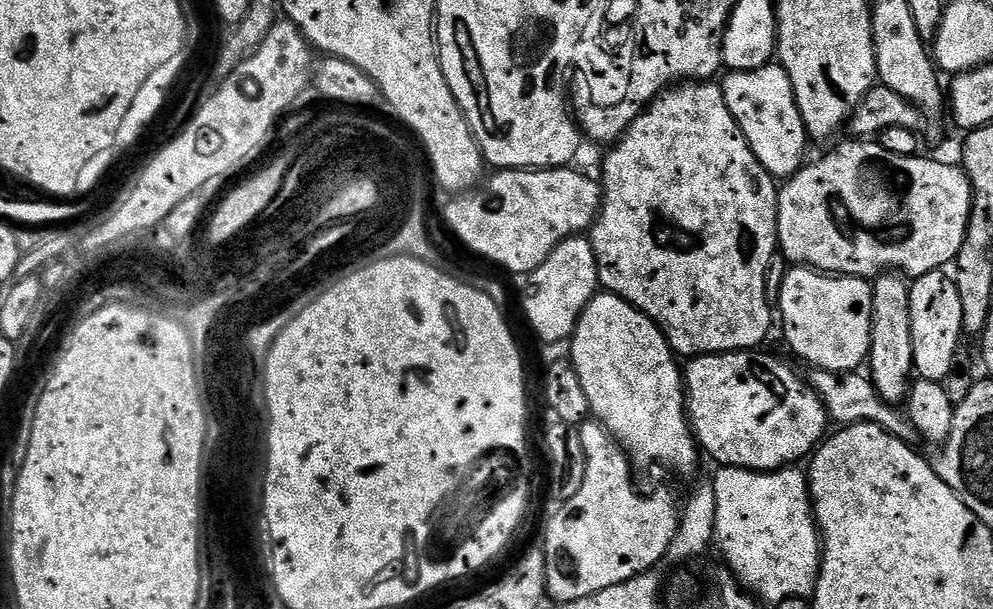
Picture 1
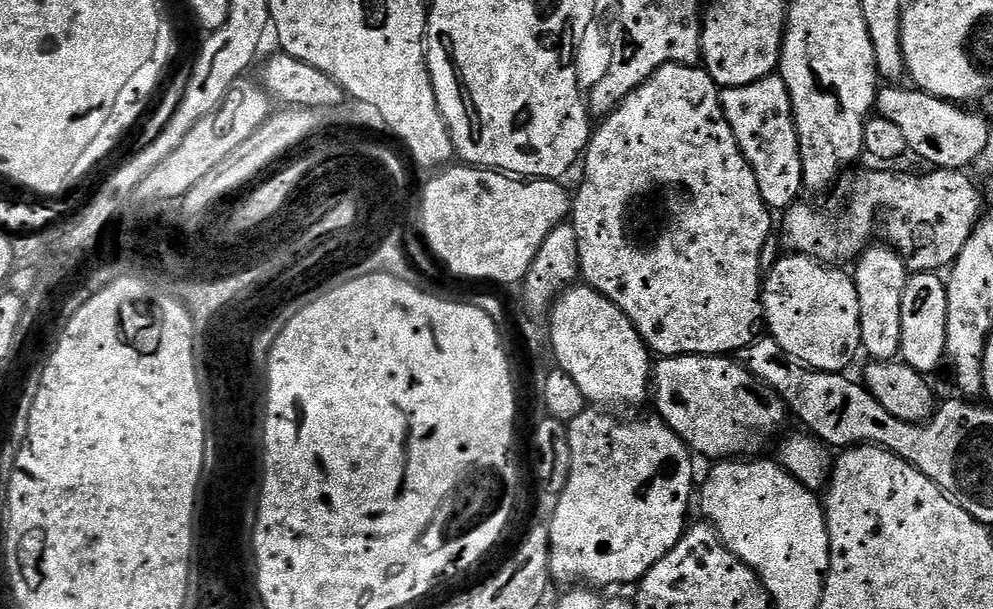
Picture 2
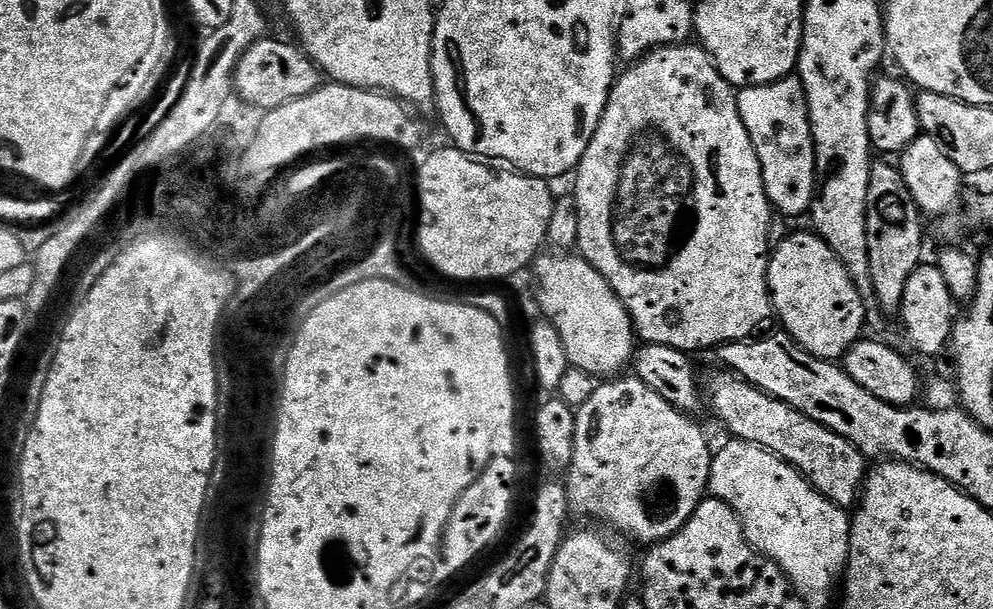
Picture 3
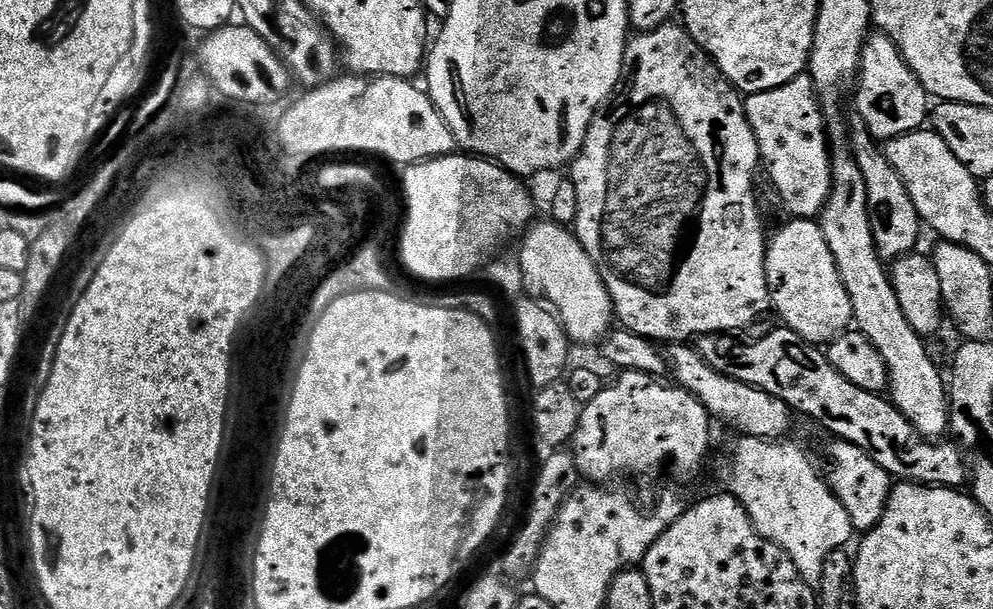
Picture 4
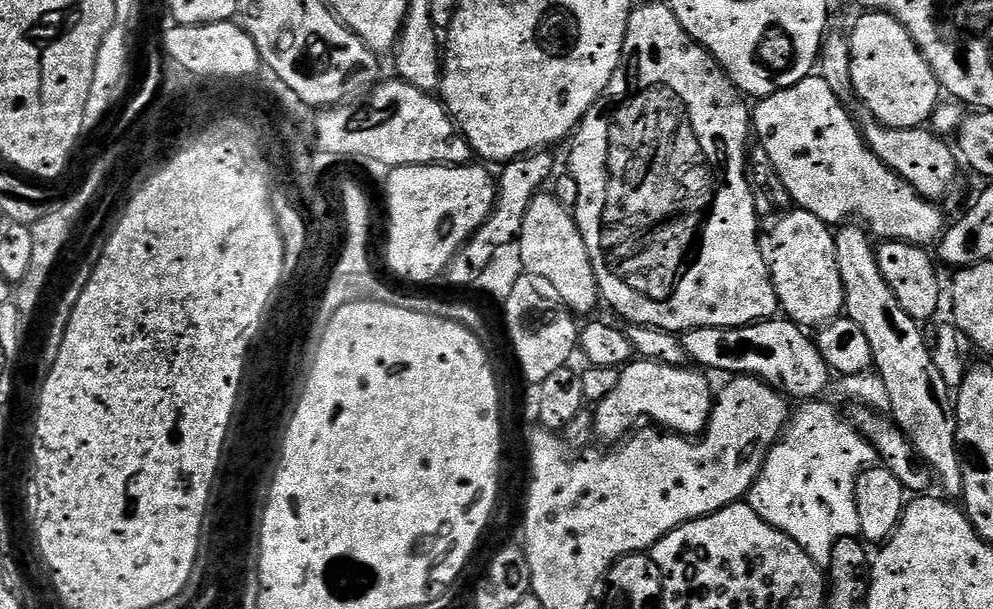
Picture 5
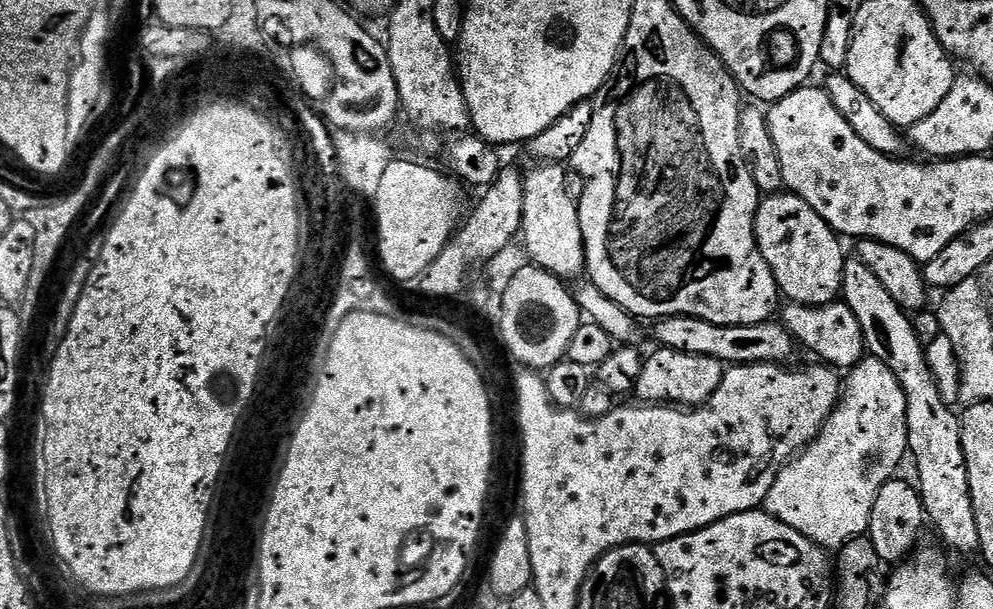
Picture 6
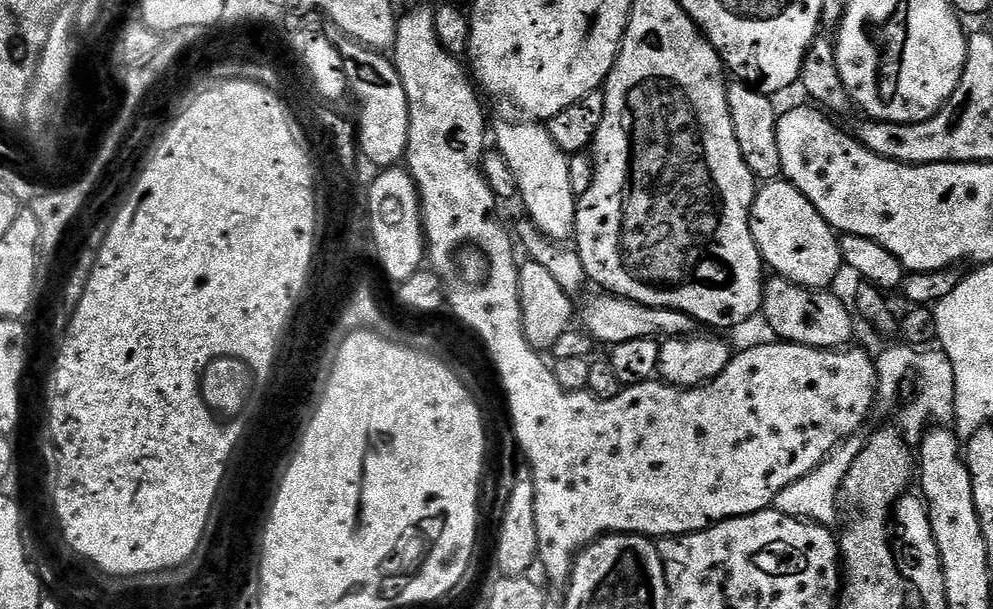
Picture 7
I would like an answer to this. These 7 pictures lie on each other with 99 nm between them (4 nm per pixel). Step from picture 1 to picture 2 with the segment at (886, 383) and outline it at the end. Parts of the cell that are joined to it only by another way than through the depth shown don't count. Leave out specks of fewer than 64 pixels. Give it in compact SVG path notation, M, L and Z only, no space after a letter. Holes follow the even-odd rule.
M871 245L861 253L857 261L858 268L854 271L854 279L859 290L859 302L862 306L862 332L861 347L865 351L872 351L875 359L895 359L903 347L902 336L902 302L905 301L906 286L910 279L910 271L905 260L894 250L886 246Z

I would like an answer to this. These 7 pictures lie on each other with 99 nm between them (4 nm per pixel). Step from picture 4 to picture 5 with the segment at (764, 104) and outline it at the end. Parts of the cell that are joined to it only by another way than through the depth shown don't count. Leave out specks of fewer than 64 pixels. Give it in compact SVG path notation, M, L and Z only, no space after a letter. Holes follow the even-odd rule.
M819 74L802 78L786 90L763 97L757 108L750 112L750 124L759 147L766 150L778 178L792 196L792 203L801 212L809 212L829 226L840 226L847 216L856 216L866 225L867 231L881 241L903 240L906 244L928 246L944 232L946 221L935 203L918 195L897 172L891 172L877 156L871 152L858 129L857 121L848 114L849 109L839 102L830 90L829 83Z

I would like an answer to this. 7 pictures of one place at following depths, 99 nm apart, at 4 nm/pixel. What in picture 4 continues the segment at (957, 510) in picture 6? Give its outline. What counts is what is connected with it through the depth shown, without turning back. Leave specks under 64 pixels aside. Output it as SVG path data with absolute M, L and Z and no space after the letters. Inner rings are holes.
M842 142L831 149L832 157L832 193L824 203L824 211L818 217L822 234L826 234L826 242L830 246L830 254L834 254L834 262L838 266L838 274L846 286L846 294L850 294L852 303L852 319L855 327L865 338L882 354L882 362L888 367L888 382L890 385L890 399L896 408L914 426L914 430L925 441L936 442L941 439L943 432L949 431L948 427L948 394L946 380L940 377L932 356L928 353L925 337L920 336L906 322L906 314L902 314L902 306L898 302L898 294L892 285L891 275L886 271L885 261L880 259L875 246L874 234L871 230L871 214L868 212L866 182L859 169L858 162L852 155L849 145Z

